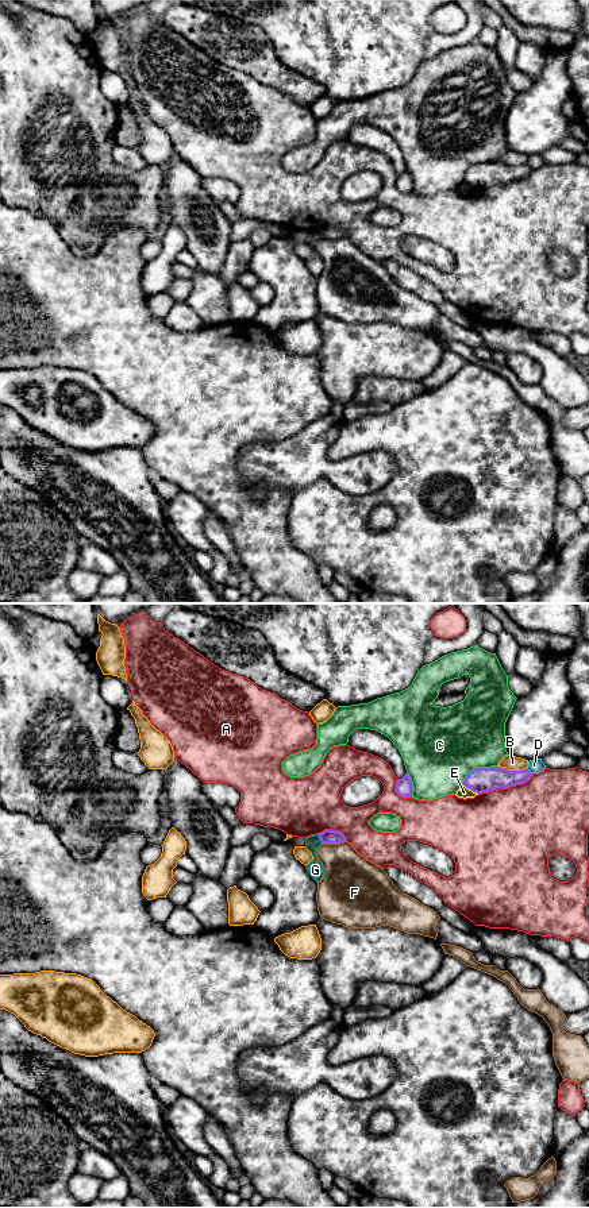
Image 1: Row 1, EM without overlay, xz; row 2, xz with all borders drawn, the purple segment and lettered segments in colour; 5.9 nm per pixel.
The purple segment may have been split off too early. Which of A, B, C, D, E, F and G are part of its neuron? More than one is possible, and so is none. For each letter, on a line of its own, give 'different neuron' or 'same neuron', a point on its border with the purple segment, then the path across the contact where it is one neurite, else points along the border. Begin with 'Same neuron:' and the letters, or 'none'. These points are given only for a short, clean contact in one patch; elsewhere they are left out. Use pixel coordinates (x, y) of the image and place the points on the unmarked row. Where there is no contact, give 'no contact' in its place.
Same neuron: none
A: different neuron; meets purple in xz at (505, 182)
B: different neuron; meets purple in xz at (512, 166)
C: different neuron; meets purple in xz at (476, 163)
D: different neuron; meets purple in xz at (528, 166); border along xz (526, 163), (531, 169)
E: different neuron; meets purple in xz at (470, 184)
F: different neuron; meets purple in xz at (333, 238)
G: different neuron; meets purple in xz at (319, 232); border along xz (316, 230), (322, 238)

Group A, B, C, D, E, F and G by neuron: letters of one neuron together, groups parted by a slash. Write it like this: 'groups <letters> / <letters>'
groups A / B / C / D / E / F / G

